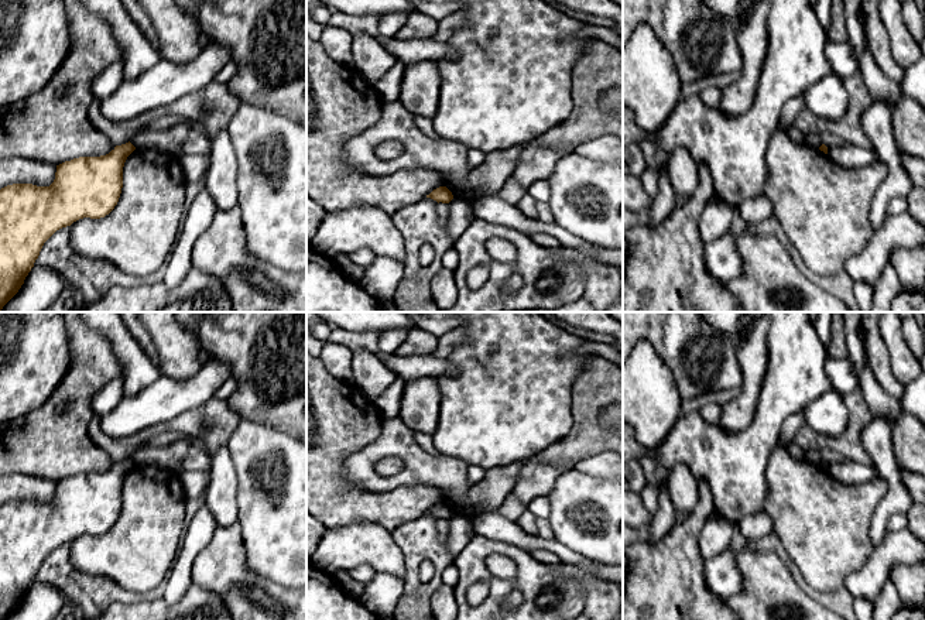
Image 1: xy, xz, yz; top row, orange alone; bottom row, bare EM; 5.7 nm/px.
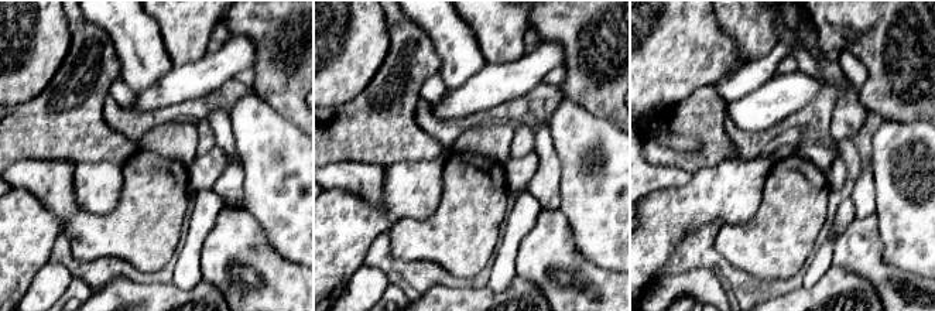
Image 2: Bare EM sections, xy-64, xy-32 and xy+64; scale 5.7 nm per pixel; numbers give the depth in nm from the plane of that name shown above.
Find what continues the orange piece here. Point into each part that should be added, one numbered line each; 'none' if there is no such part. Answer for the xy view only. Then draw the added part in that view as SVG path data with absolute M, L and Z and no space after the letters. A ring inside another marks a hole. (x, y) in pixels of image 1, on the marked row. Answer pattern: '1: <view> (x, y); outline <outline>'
none

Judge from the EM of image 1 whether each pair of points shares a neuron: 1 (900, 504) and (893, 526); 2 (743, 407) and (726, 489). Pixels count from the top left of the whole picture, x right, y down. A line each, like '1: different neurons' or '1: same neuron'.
1: different neurons
2: different neurons

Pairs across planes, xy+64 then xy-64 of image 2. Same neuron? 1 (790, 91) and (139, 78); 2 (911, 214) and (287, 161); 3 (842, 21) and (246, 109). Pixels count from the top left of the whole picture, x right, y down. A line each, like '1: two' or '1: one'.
1: two
2: one
3: two

